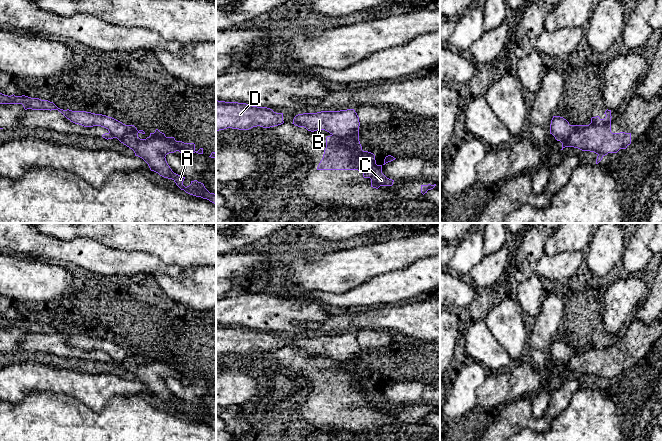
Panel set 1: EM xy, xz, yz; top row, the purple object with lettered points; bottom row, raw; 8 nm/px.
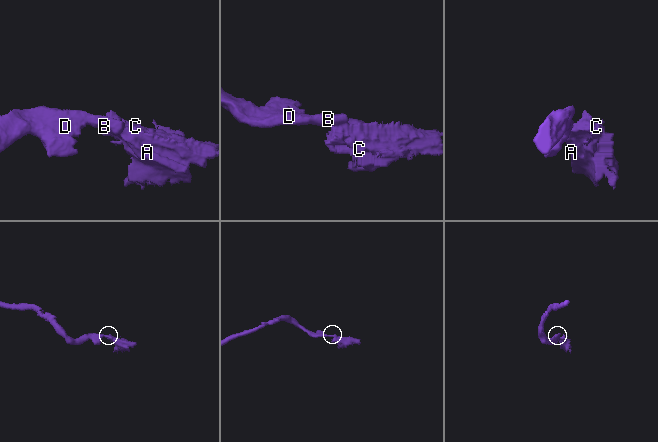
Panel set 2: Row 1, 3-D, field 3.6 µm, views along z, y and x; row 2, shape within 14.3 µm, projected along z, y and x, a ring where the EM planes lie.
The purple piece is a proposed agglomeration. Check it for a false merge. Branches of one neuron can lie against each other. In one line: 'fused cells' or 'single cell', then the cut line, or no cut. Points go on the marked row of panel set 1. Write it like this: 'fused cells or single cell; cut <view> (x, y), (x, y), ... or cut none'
fused cells; cut xz (358, 126), (347, 133), (332, 135)

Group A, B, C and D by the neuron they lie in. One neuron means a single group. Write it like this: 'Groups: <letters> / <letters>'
Groups: A C / B D

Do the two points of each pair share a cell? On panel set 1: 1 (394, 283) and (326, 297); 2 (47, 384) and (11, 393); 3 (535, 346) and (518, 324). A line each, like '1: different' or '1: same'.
1: same
2: same
3: different

